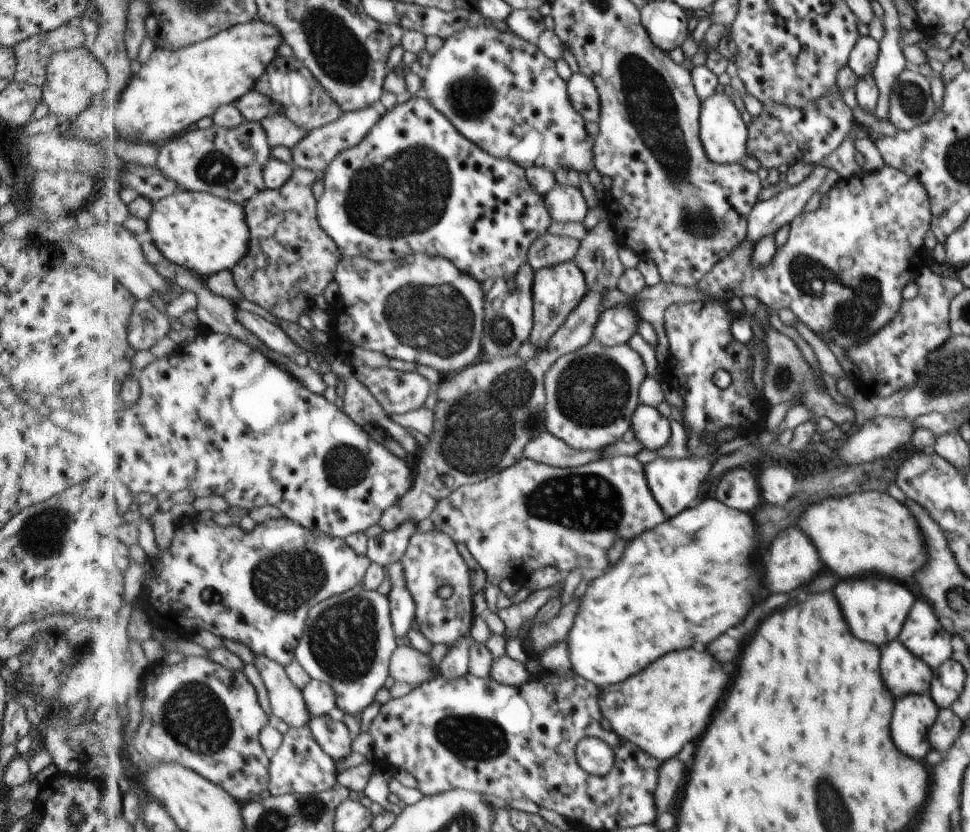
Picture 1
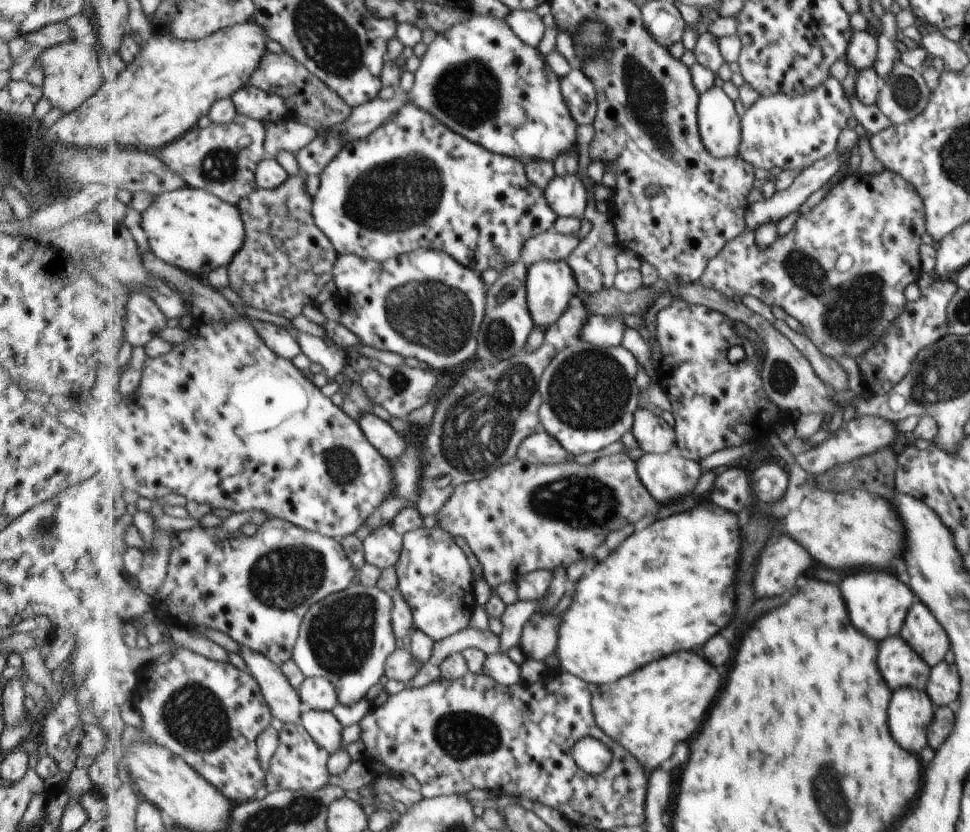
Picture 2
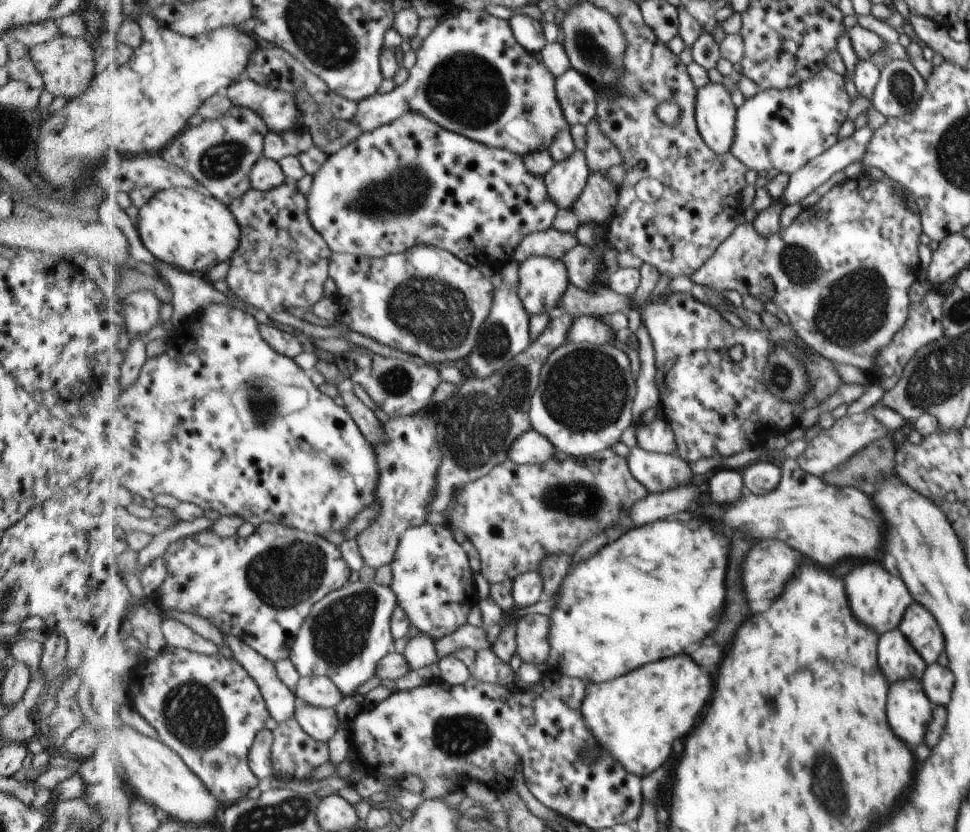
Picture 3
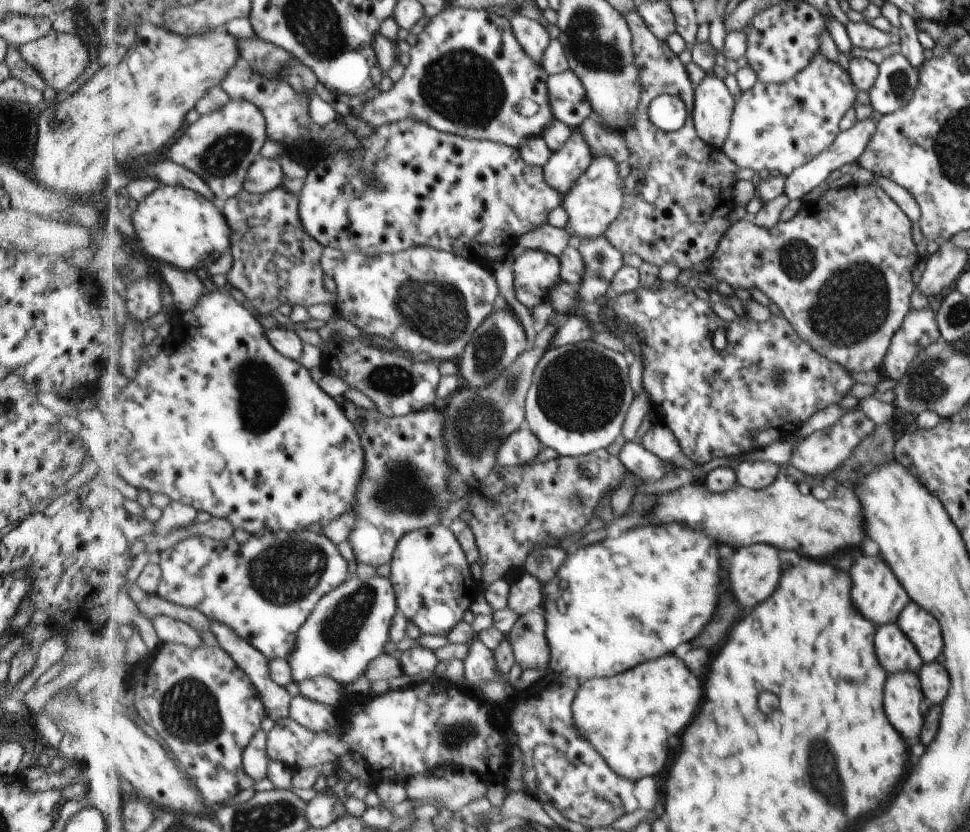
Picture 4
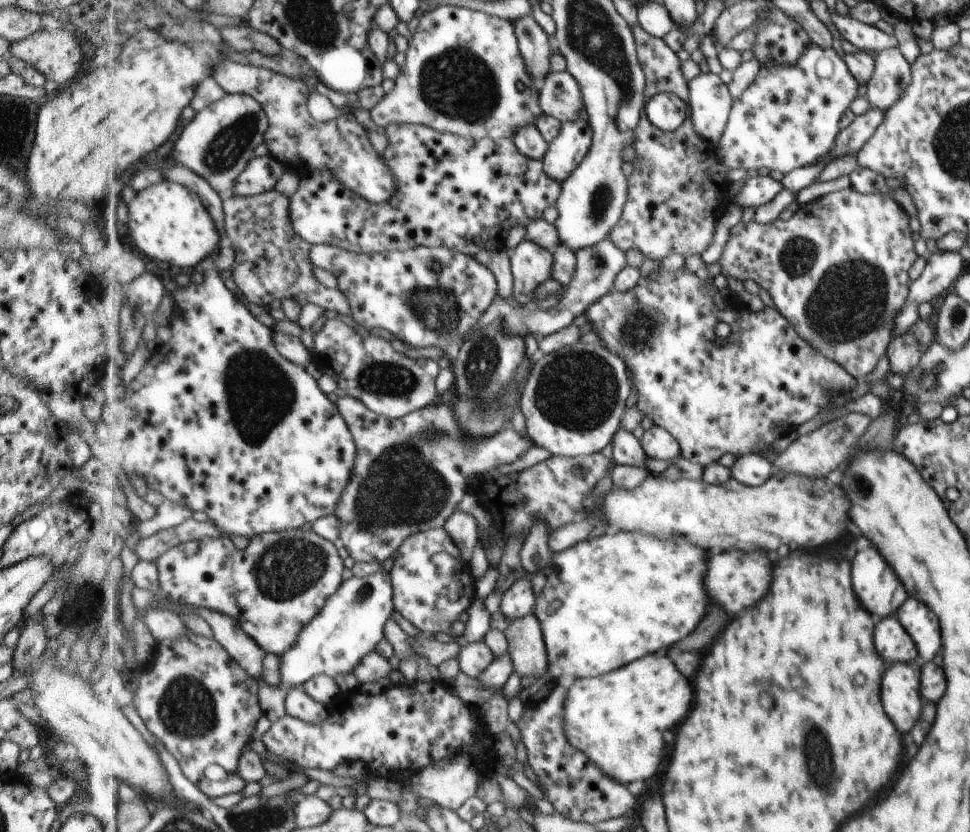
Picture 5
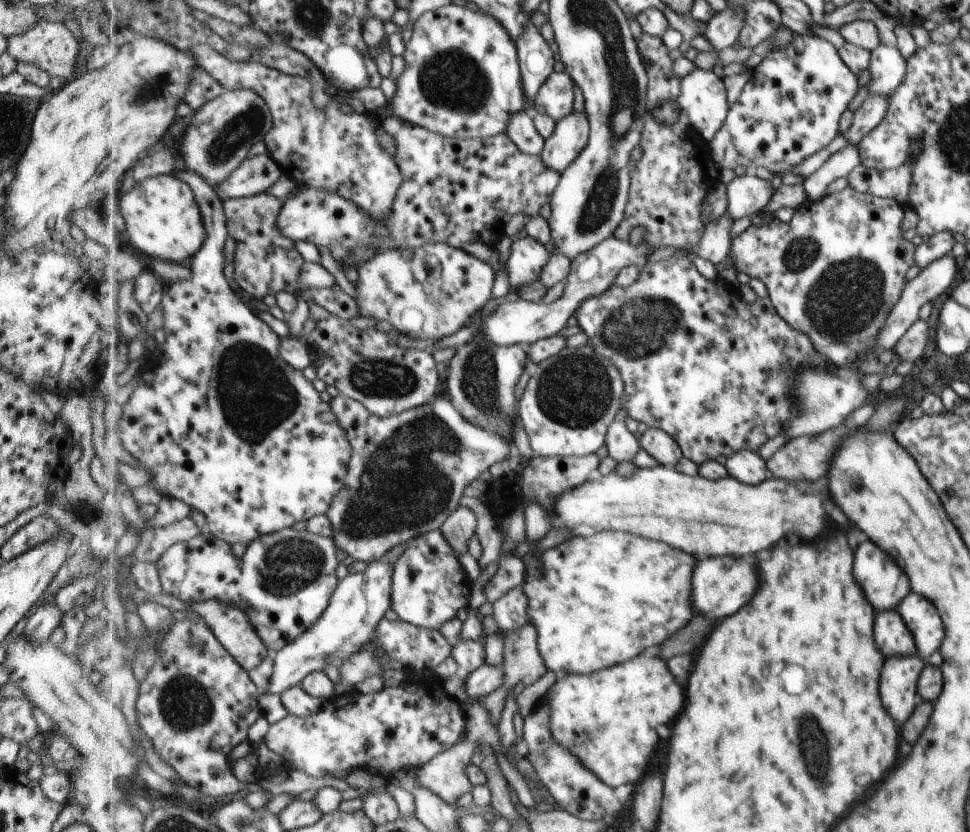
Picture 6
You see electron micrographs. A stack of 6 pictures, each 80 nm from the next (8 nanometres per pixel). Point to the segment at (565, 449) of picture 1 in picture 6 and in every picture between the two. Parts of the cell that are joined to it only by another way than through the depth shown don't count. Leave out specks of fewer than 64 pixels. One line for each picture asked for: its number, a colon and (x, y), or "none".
2: (541, 448)
3: (532, 448)
4: (523, 446)
5: (411, 472)
6: (408, 473)

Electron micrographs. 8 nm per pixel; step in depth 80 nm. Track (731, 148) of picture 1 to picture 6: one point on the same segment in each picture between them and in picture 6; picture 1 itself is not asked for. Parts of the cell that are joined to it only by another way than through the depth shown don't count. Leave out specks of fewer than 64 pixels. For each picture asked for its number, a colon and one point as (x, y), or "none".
2: (721, 127)
3: (716, 114)
4: (714, 106)
5: (711, 102)
6: (704, 97)

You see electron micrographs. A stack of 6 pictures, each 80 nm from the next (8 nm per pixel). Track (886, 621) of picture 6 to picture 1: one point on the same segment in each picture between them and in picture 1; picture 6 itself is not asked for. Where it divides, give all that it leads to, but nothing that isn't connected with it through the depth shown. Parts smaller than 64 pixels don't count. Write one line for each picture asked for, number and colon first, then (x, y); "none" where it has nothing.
1: (906, 674)
2: (901, 667)
3: (900, 661)
4: (896, 653)
5: (895, 645)

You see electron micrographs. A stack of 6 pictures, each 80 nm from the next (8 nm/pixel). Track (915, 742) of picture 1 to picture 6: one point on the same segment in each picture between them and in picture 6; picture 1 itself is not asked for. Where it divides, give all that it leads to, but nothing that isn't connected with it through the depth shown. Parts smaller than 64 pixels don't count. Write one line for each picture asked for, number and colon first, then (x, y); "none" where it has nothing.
2: (911, 712)
3: (909, 709)
4: (906, 704)
5: (902, 697)
6: (900, 678)

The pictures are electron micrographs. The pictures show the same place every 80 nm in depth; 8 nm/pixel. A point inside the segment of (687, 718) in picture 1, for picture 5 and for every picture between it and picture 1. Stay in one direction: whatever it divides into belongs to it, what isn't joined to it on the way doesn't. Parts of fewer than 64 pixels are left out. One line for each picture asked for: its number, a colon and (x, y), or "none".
2: (650, 711)
3: (637, 718)
4: (629, 718)
5: (618, 719)

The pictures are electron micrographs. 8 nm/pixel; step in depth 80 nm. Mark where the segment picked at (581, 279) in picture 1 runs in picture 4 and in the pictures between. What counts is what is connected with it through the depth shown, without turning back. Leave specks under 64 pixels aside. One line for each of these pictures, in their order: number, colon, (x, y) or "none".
2: (552, 286)
3: (543, 280)
4: (536, 273)

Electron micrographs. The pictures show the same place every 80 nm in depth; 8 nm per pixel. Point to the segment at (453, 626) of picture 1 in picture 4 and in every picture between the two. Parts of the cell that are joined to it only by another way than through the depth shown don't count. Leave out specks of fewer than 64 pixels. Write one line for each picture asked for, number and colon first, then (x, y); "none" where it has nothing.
2: (435, 576)
3: (433, 578)
4: (432, 577)

